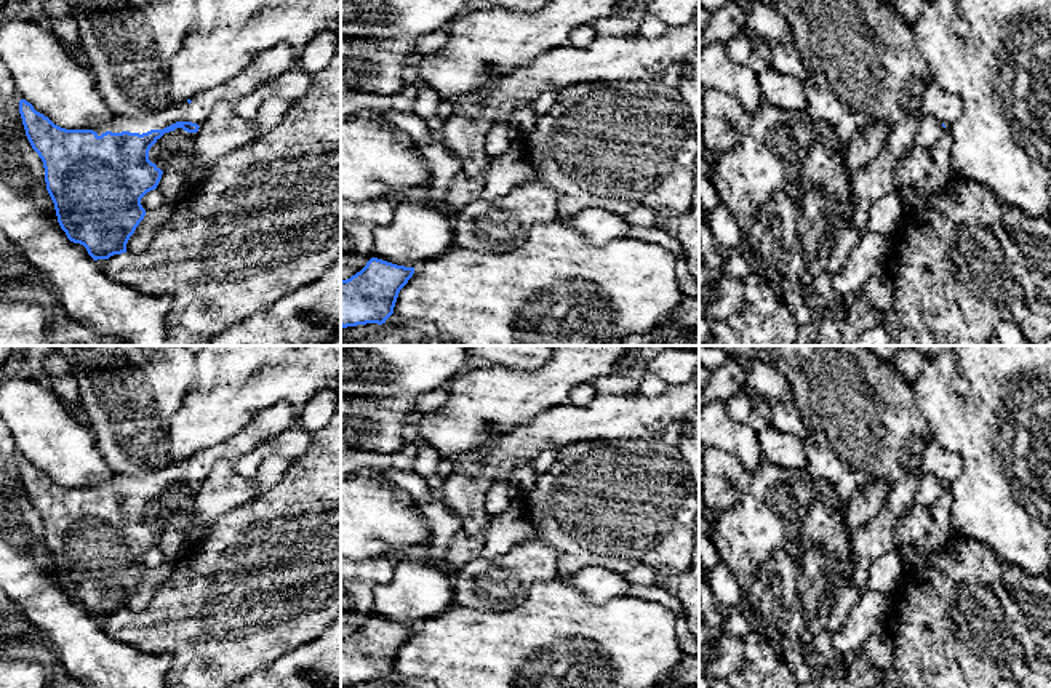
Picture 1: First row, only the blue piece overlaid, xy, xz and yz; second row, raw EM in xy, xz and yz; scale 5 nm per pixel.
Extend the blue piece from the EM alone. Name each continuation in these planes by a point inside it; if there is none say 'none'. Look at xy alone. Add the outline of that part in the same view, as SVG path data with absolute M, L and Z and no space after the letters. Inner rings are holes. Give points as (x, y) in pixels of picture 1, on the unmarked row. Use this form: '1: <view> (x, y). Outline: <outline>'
1: xy (266, 426). Outline: M278 402L256 414L251 422L234 437L192 454L190 462L187 459L181 462L168 461L162 469L144 477L114 474L106 485L99 485L93 490L96 490L98 494L106 490L130 490L142 493L150 488L163 488L176 480L192 480L200 485L206 480L211 467L218 461L235 461L259 445L277 438L282 432L298 426L299 422L301 416L294 413L291 403Z

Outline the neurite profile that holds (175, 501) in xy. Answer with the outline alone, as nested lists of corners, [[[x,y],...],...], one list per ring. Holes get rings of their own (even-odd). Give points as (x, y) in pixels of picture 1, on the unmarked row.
[[[182,486],[165,491],[149,509],[149,518],[162,530],[173,515],[186,515],[190,518],[190,530],[194,528],[195,504],[194,496],[197,491],[187,491]]]

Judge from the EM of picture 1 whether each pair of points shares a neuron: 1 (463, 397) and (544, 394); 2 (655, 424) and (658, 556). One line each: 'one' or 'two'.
1: one
2: two

